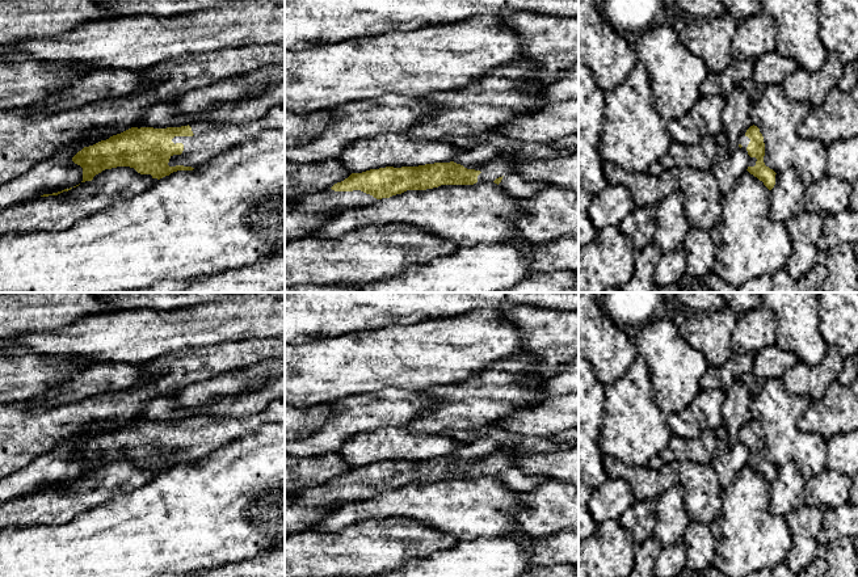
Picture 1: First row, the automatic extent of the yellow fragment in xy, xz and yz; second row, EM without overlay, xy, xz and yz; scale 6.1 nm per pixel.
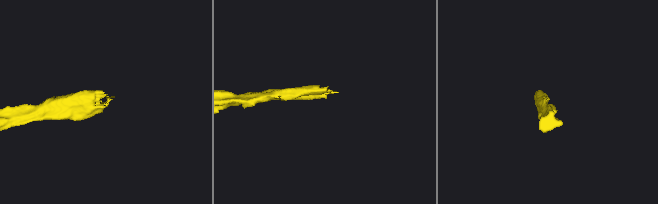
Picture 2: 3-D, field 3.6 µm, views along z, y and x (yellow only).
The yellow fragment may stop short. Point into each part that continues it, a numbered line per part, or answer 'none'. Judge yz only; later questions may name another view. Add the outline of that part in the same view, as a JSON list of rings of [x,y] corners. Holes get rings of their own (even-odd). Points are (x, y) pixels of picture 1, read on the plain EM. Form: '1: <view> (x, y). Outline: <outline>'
1: yz (744, 434). Outline: [[[744,425],[744,426],[741,428],[741,430],[740,430],[740,433],[739,433],[739,438],[743,439],[741,443],[743,443],[743,445],[746,447],[746,450],[748,450],[748,460],[754,460],[757,452],[756,452],[756,451],[750,451],[750,450],[748,448],[746,441],[748,441],[750,433],[745,429],[745,426],[746,426],[746,425]]]

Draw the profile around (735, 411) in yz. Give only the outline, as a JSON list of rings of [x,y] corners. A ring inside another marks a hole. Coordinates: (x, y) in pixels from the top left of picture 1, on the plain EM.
[[[735,380],[724,392],[722,405],[722,426],[731,442],[739,441],[739,433],[744,425],[753,420],[749,409],[752,393],[740,380]]]

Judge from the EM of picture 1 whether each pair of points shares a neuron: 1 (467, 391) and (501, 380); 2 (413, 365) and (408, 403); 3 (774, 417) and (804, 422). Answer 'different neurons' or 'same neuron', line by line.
1: same neuron
2: different neurons
3: different neurons

